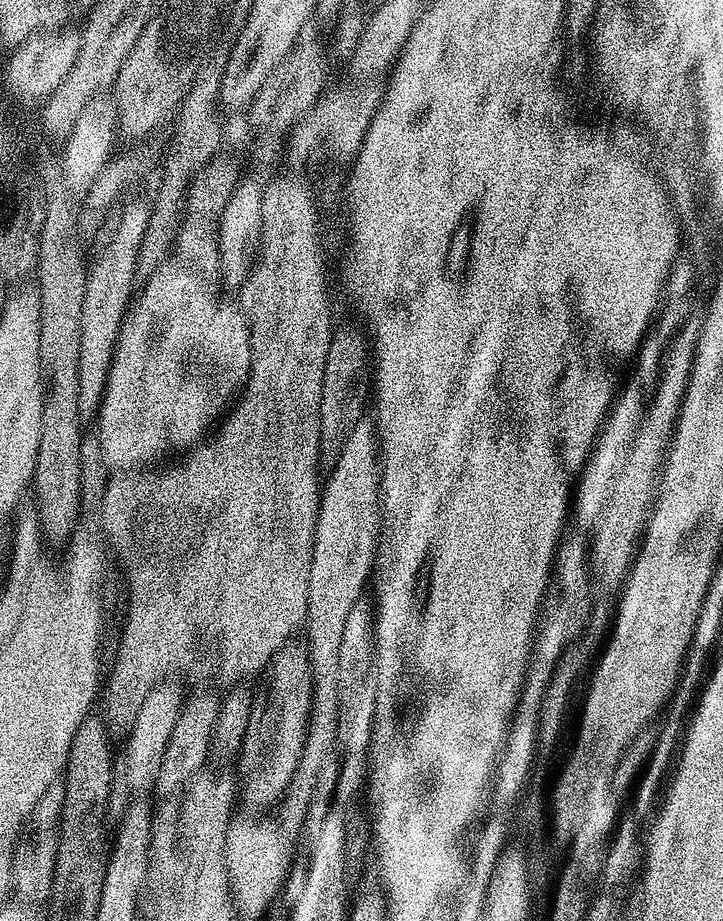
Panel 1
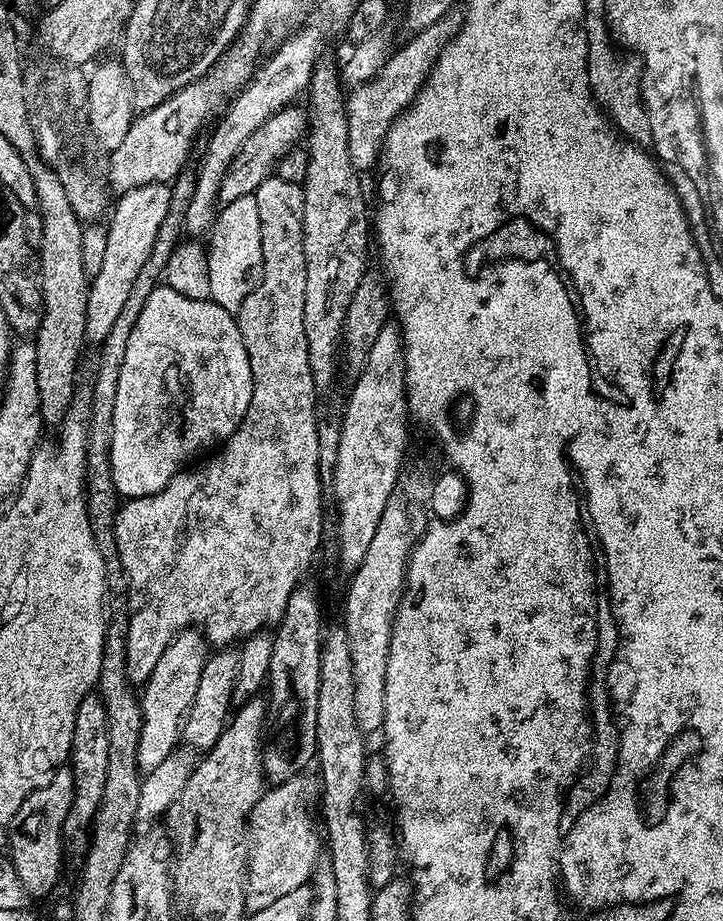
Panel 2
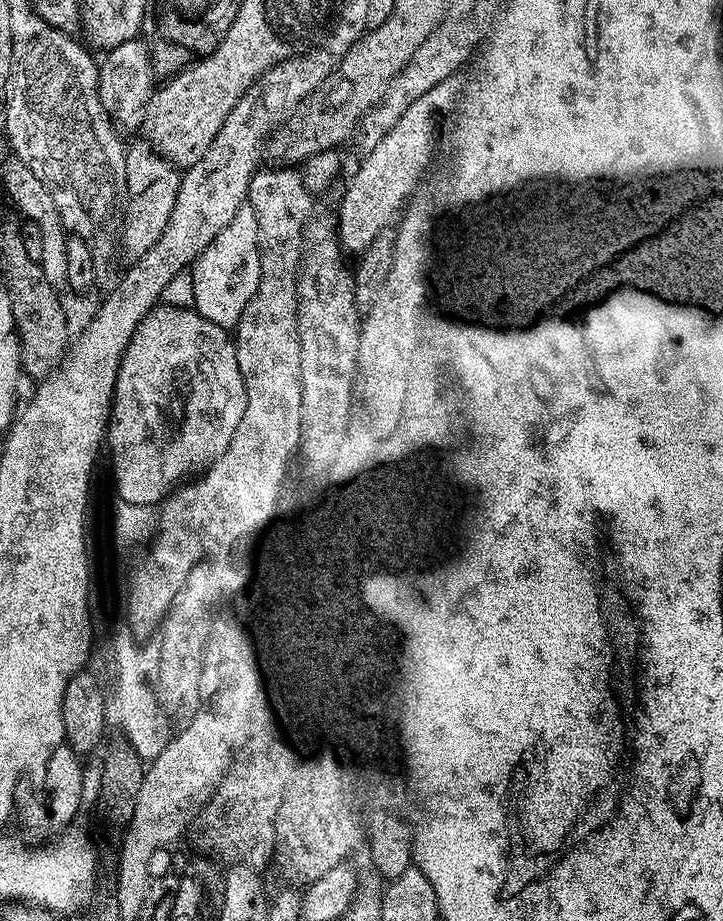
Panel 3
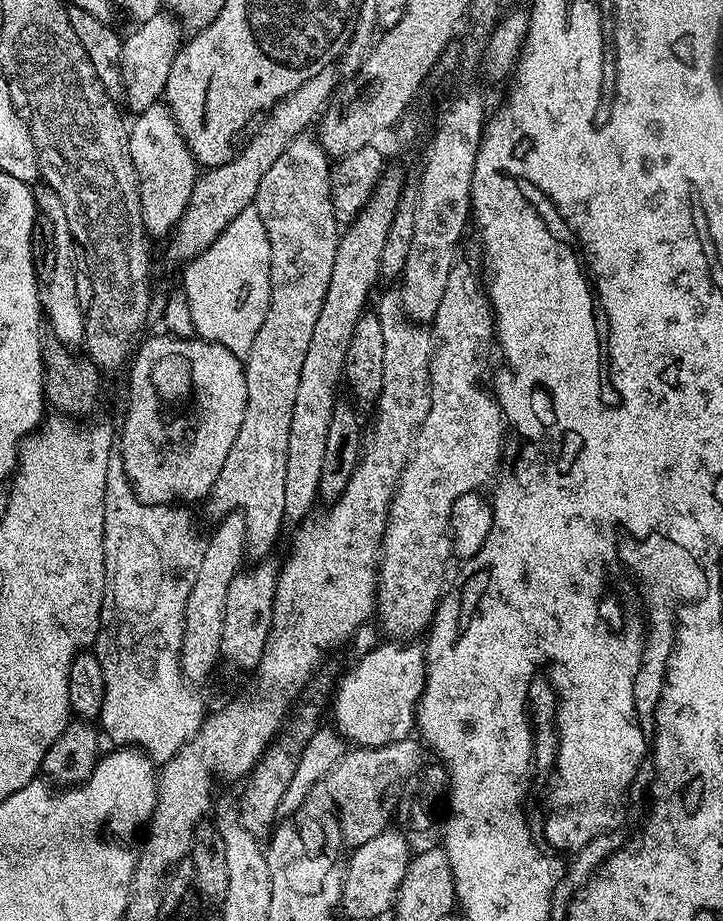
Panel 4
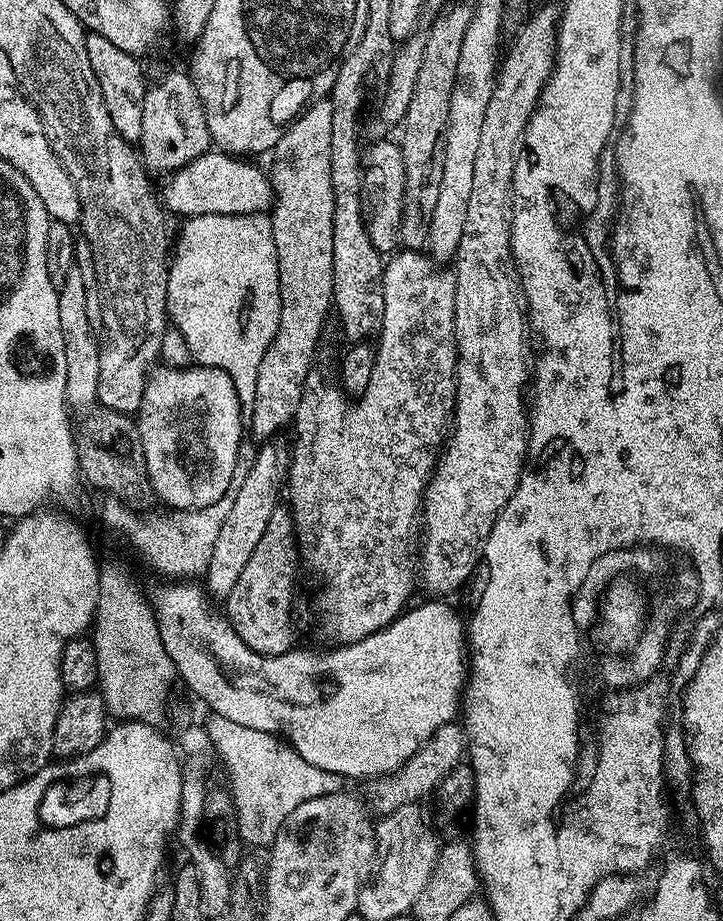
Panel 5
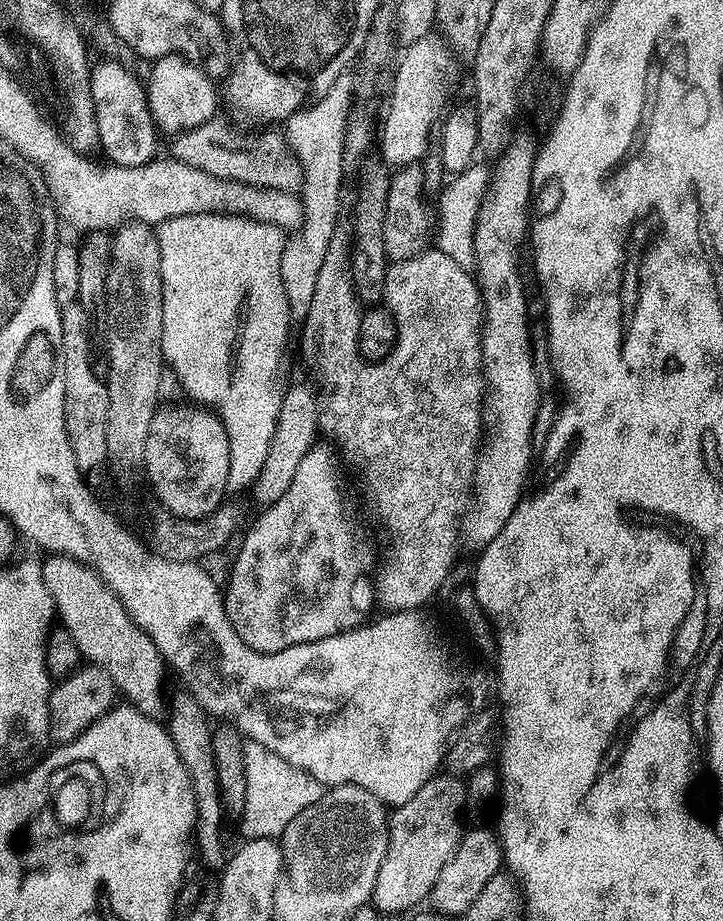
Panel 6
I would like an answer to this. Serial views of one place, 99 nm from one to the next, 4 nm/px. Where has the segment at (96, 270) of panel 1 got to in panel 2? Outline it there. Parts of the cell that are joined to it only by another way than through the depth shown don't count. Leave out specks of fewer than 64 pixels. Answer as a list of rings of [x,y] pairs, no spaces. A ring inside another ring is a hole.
[[[147,184],[134,190],[119,193],[117,202],[111,209],[112,221],[107,221],[106,254],[98,274],[91,277],[88,285],[88,301],[86,302],[86,337],[99,346],[110,334],[110,326],[118,318],[122,306],[126,306],[126,298],[133,288],[134,278],[138,270],[149,257],[151,247],[158,235],[158,228],[166,218],[171,204],[171,187],[168,184]]]

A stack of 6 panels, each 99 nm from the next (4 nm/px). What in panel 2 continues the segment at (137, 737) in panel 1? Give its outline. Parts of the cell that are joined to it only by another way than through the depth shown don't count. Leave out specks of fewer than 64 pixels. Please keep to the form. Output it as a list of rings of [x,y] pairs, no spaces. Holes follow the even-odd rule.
[[[195,627],[179,632],[170,642],[170,646],[162,650],[162,658],[158,658],[158,666],[154,666],[150,678],[142,685],[142,695],[139,697],[142,734],[138,734],[138,766],[141,773],[154,771],[177,751],[182,740],[184,720],[194,702],[198,678],[202,678],[202,666],[209,655],[210,645],[204,639],[204,633]]]

